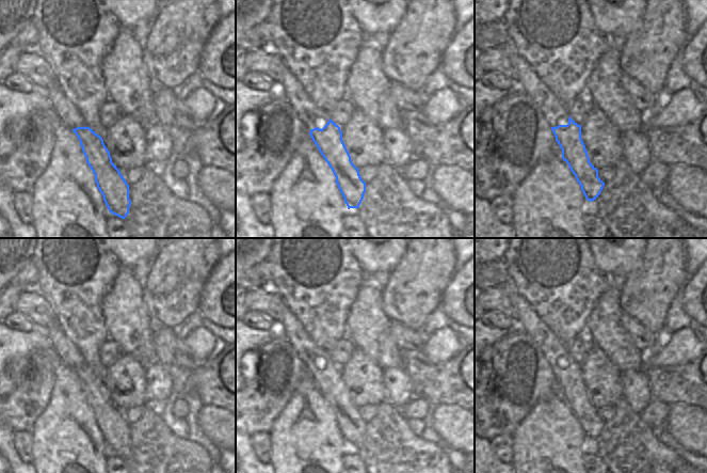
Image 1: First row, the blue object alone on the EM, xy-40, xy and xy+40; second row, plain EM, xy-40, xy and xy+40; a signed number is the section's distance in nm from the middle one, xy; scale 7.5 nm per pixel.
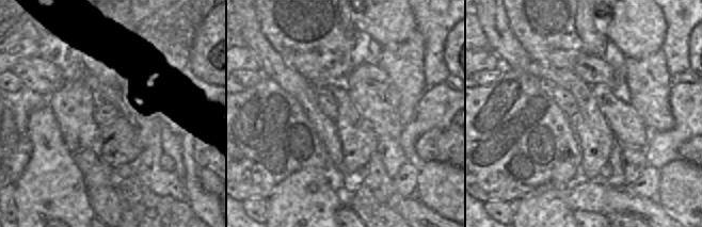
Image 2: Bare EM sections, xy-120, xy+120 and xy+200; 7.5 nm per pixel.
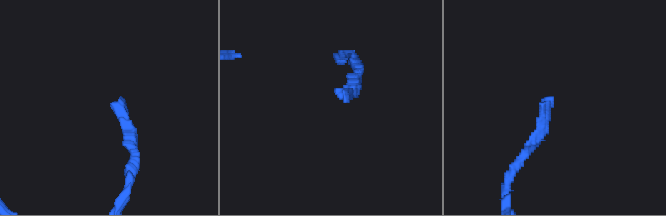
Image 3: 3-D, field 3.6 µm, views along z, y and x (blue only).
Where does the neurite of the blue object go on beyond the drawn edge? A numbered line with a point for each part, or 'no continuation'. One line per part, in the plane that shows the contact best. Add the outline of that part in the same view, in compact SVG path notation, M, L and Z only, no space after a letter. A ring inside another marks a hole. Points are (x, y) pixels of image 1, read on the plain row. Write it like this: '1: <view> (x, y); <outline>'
1: xy (312, 356); M288 309L283 314L278 329L289 340L308 372L316 366L322 368L327 363L330 353L312 342L298 317Z

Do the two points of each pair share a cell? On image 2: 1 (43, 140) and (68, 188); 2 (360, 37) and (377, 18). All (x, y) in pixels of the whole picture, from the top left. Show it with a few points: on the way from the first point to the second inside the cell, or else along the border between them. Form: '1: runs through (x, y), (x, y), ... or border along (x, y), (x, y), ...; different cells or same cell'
1: runs through (48, 151), (50, 169), (57, 176); same cell
2: border along (356, 30), (368, 34), (382, 47); different cells

